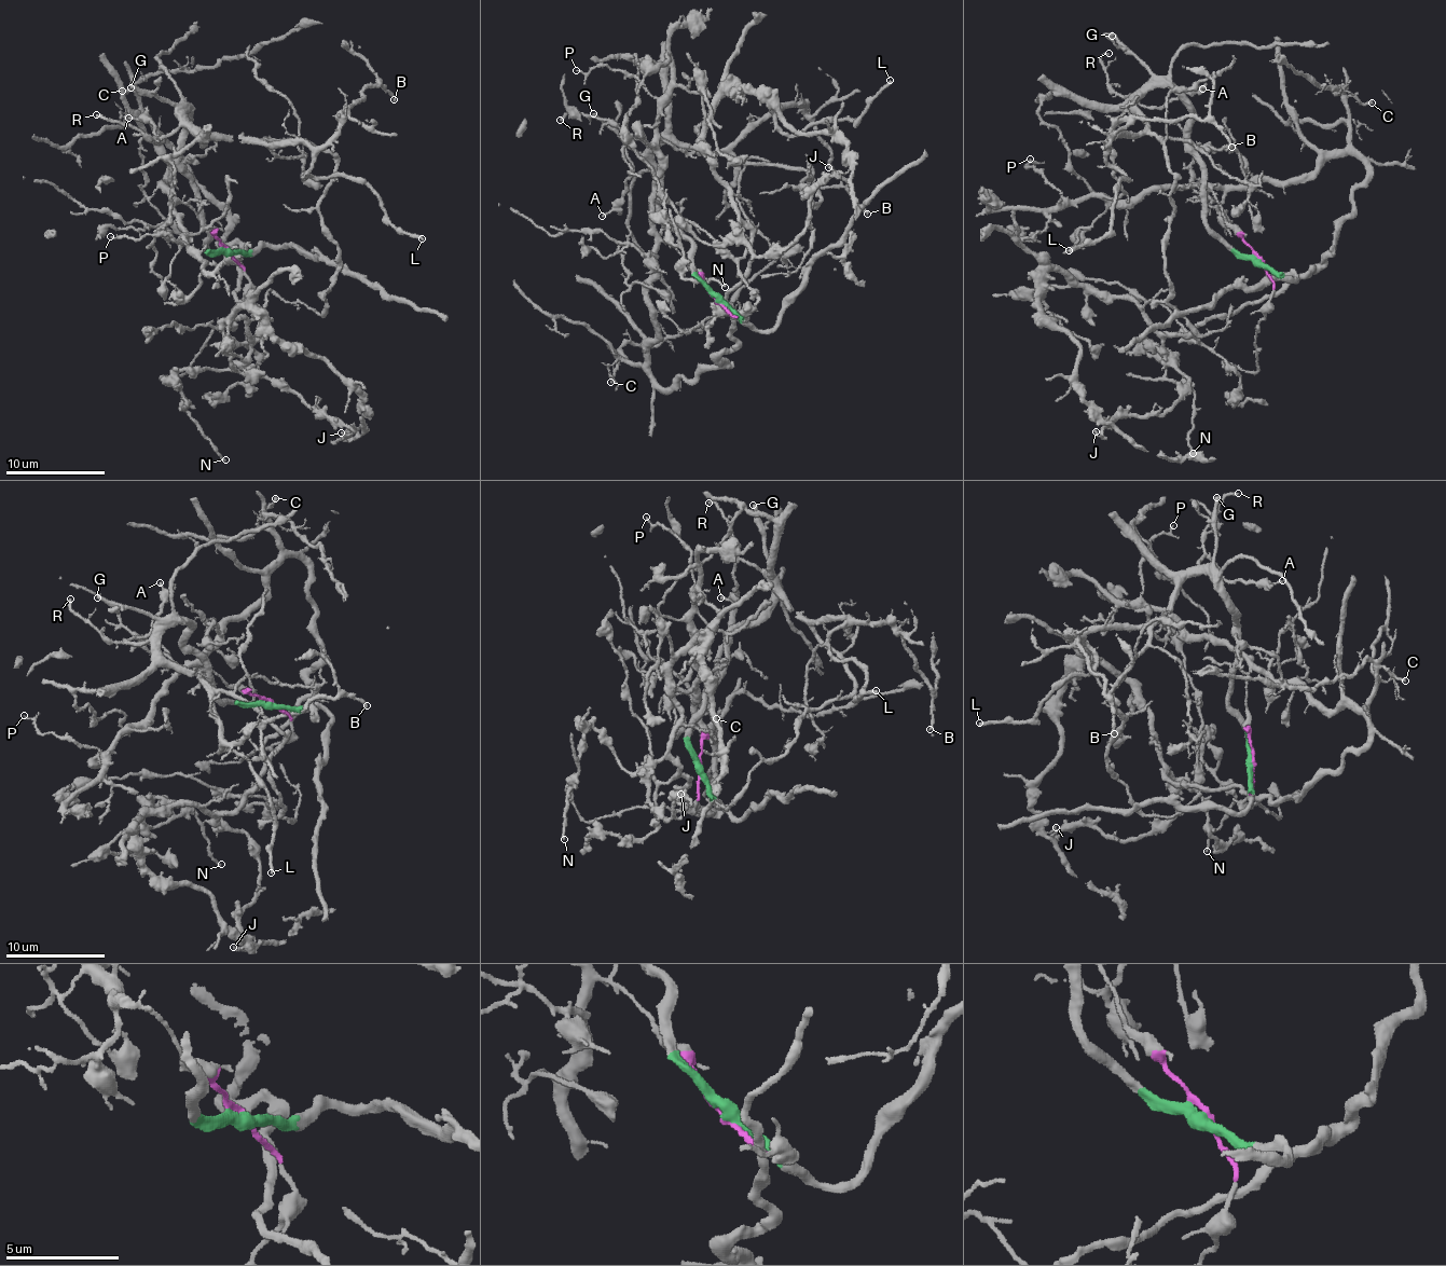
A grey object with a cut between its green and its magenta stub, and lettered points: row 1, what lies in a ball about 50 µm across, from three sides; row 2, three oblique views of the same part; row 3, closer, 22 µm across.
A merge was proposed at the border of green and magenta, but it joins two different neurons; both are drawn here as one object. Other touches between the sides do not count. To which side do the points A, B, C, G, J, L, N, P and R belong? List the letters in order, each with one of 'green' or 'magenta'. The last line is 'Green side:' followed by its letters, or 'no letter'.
A: green
B: green
C: magenta
G: green
J: magenta
L: green
N: magenta
P: magenta
R: green
Green side: A, B, G, L, R

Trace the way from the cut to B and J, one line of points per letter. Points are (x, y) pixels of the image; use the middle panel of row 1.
B: (715, 300), (690, 242), (655, 206), (655, 149), (665, 141), (728, 150), (800, 102), (867, 215)
J: (715, 300), (737, 317), (726, 294), (752, 253), (739, 223), (756, 253), (776, 252), (840, 173), (828, 168)

